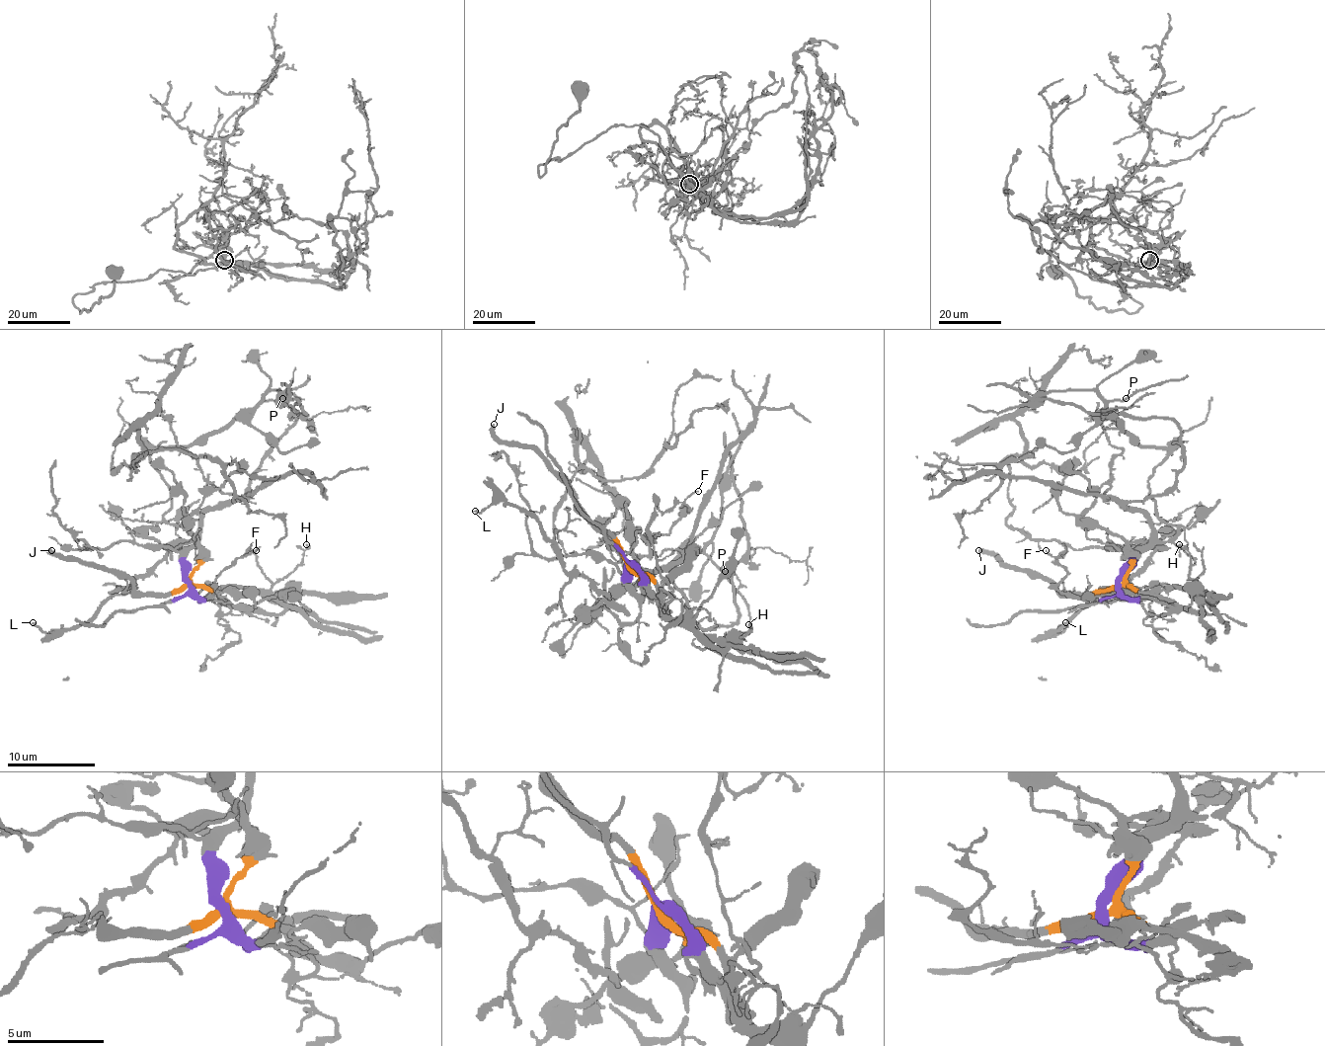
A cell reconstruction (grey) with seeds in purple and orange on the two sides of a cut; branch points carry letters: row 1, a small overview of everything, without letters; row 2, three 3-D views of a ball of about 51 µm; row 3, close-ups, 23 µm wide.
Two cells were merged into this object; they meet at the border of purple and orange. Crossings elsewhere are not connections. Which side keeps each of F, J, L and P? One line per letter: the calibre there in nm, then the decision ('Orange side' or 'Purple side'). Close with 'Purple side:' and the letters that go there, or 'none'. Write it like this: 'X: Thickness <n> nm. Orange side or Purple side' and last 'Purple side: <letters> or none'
F: Thickness 110 nm. Purple side
J: Thickness 380 nm. Orange side
L: Thickness 150 nm. Orange side
P: Thickness 150 nm. Purple side
Purple side: F, P

